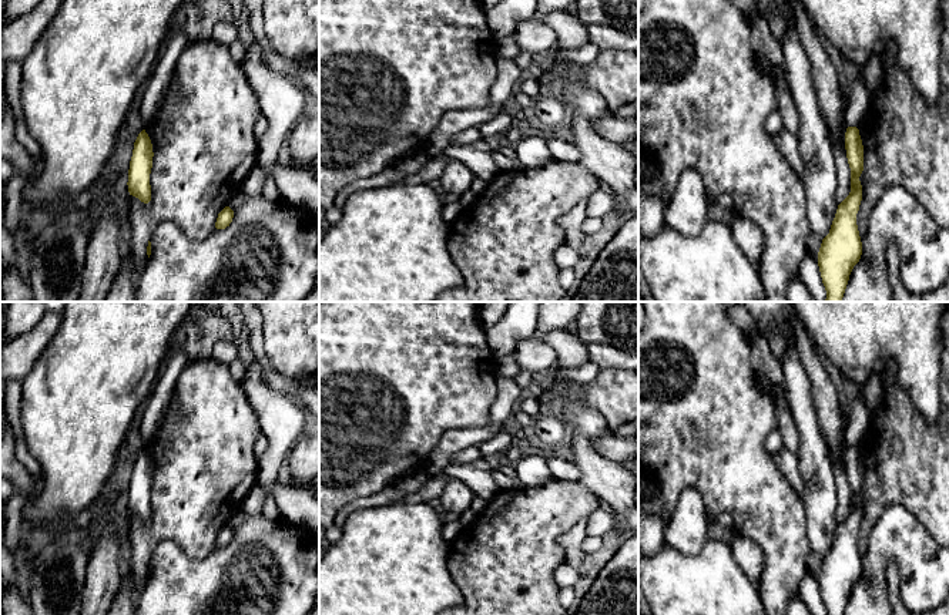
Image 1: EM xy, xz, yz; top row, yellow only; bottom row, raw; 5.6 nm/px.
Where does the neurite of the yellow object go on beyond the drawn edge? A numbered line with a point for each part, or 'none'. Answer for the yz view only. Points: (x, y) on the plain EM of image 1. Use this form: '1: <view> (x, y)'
1: yz (857, 427)

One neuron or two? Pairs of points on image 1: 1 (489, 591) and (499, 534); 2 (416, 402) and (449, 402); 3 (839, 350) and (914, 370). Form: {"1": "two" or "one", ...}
{"1": "one", "2": "one", "3": "one"}

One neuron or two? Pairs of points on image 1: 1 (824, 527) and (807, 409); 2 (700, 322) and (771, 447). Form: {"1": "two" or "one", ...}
{"1": "one", "2": "two"}

